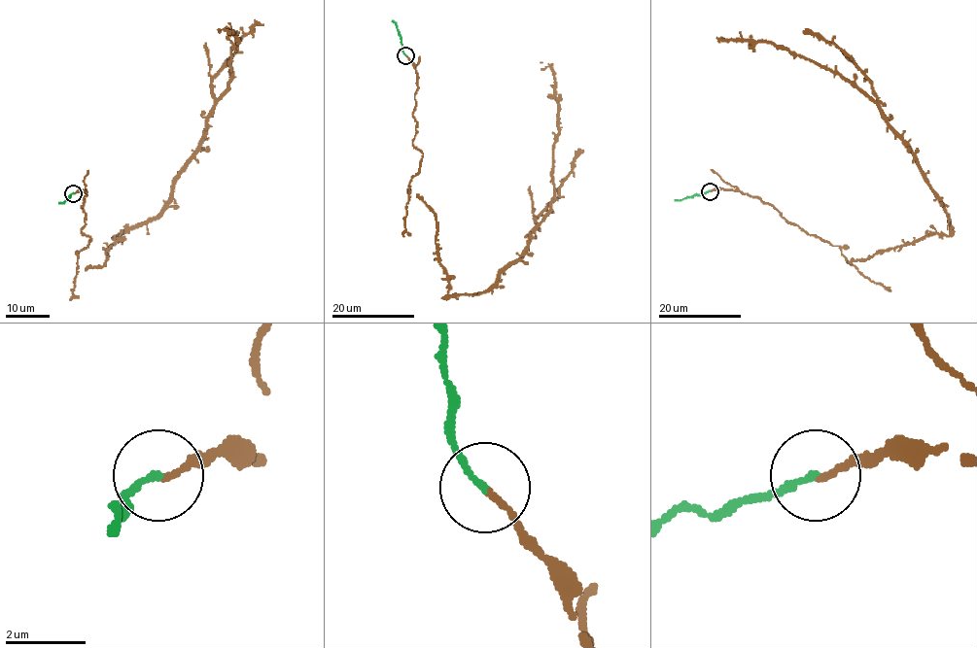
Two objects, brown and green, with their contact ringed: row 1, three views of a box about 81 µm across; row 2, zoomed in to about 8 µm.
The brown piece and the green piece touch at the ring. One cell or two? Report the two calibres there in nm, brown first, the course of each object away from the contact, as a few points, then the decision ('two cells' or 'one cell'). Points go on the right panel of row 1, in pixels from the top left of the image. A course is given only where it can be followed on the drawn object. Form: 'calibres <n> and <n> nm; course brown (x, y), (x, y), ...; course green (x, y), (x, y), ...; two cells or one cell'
calibres 130 and 170 nm; course brown (710, 191), (759, 197), (851, 264), (949, 234), (908, 144), (867, 96), (787, 51), (716, 38); course green (710, 191), (675, 199); two cells

